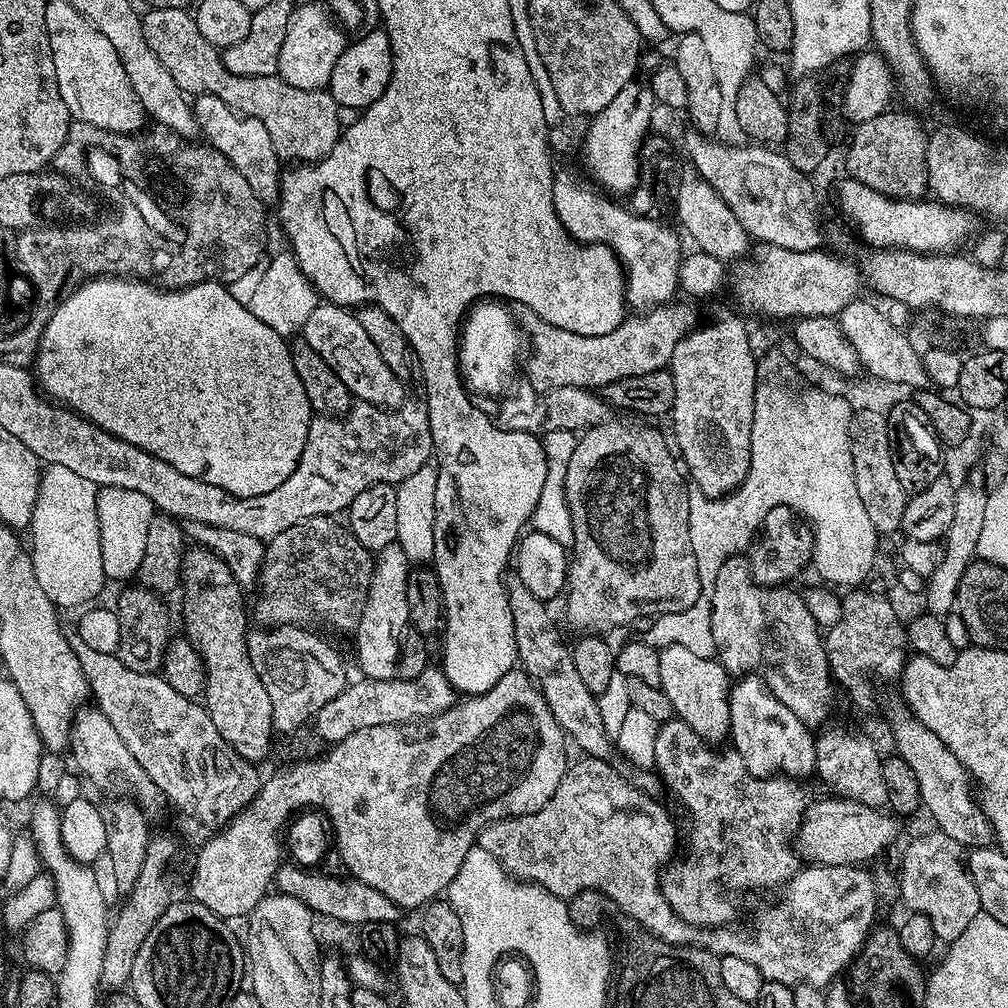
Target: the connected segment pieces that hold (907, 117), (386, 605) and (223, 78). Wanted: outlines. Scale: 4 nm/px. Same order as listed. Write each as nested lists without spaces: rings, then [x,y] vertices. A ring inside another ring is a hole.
[[[889,110],[870,118],[870,122],[855,125],[848,144],[848,157],[844,164],[851,179],[870,186],[883,196],[897,198],[920,198],[928,192],[928,171],[926,170],[926,146],[929,133],[920,125],[919,115],[911,111]]]
[[[397,542],[384,547],[373,559],[366,603],[354,633],[356,658],[367,679],[391,680],[397,675],[400,635],[409,620],[407,579],[411,569],[406,552]]]
[[[148,8],[142,16],[142,34],[146,34],[146,46],[150,46],[150,50],[154,50],[154,58],[158,58],[158,62],[162,62],[162,66],[166,66],[166,70],[170,70],[170,74],[174,77],[174,82],[178,82],[178,86],[184,93],[191,94],[193,97],[213,96],[214,98],[222,98],[222,102],[226,102],[226,106],[230,106],[234,111],[240,113],[241,116],[258,118],[258,122],[262,122],[262,126],[266,126],[266,131],[270,134],[270,142],[274,142],[274,150],[281,161],[315,162],[323,156],[328,156],[330,150],[334,150],[342,129],[338,124],[337,117],[339,104],[334,102],[334,98],[327,90],[298,90],[298,86],[290,86],[290,82],[281,80],[279,75],[267,76],[266,78],[246,78],[238,74],[230,74],[230,70],[226,70],[226,66],[224,65],[224,57],[221,49],[210,46],[210,42],[206,42],[206,38],[202,38],[202,34],[196,25],[196,17],[188,8]]]

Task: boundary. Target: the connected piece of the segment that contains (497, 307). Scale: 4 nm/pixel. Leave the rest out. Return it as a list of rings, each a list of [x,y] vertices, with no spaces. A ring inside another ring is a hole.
[[[496,300],[477,303],[465,317],[458,338],[457,364],[460,379],[469,393],[479,396],[501,395],[516,366],[520,330],[511,311]],[[504,389],[504,390],[503,390]]]

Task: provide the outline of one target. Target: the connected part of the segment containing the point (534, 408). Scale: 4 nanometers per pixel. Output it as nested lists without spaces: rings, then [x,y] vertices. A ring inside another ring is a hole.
[[[524,386],[516,392],[516,397],[505,395],[500,413],[495,413],[494,423],[507,432],[530,432],[533,434],[570,430],[580,434],[589,428],[605,423],[610,416],[610,407],[591,388],[578,386],[558,386],[554,390],[535,392],[530,386]]]

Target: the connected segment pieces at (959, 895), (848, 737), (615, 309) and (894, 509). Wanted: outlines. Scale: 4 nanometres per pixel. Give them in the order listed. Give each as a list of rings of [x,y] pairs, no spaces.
[[[939,830],[931,831],[925,836],[914,837],[904,848],[904,857],[900,860],[900,896],[908,912],[917,912],[928,919],[937,941],[951,942],[966,930],[966,926],[970,926],[970,922],[974,922],[976,916],[981,915],[982,909],[978,890],[966,867],[965,849]]]
[[[828,728],[816,736],[815,775],[829,788],[836,798],[853,800],[871,808],[883,809],[888,803],[886,781],[882,778],[882,752],[872,745],[868,736],[860,732],[851,732],[848,728]]]
[[[581,244],[572,246],[572,252],[580,252],[580,276],[570,282],[554,280],[554,286],[548,286],[550,294],[550,312],[544,319],[550,326],[558,326],[570,330],[574,334],[587,336],[605,336],[610,330],[618,330],[618,326],[626,319],[626,301],[624,298],[624,265],[604,244]]]
[[[865,408],[853,411],[848,433],[850,454],[854,462],[854,486],[858,486],[858,498],[862,498],[866,515],[870,517],[870,522],[874,522],[876,533],[899,533],[902,514],[906,510],[910,496],[902,490],[902,485],[898,482],[898,473],[894,471],[887,415]]]

